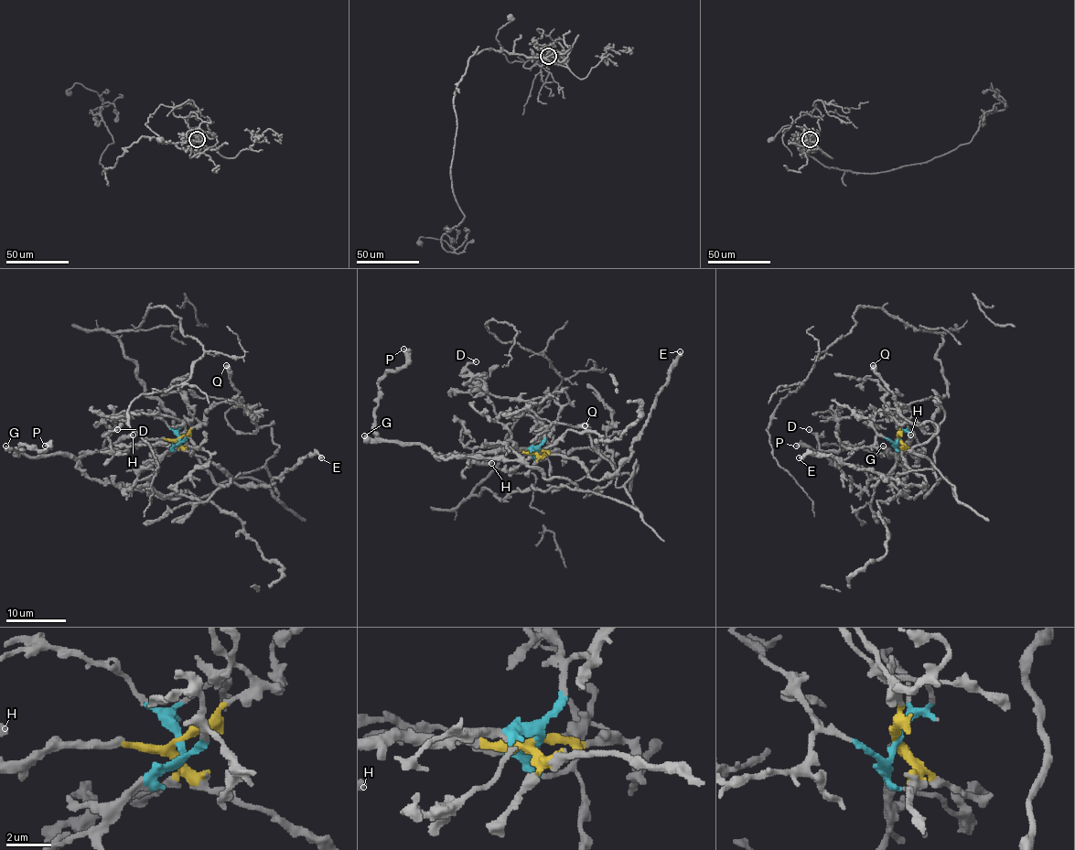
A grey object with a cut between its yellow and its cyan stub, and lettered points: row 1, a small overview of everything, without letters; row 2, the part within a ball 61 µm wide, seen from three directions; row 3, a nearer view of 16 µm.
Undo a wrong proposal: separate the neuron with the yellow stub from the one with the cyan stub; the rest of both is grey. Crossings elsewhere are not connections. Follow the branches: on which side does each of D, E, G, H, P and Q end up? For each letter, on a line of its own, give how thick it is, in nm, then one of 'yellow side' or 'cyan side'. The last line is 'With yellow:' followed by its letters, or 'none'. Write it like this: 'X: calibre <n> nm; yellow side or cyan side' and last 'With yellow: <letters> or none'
D: calibre 160 nm; cyan side
E: calibre 380 nm; yellow side
G: calibre 480 nm; yellow side
H: calibre 440 nm; yellow side
P: calibre 400 nm; yellow side
Q: calibre 550 nm; yellow side
With yellow: E, G, H, P, Q

